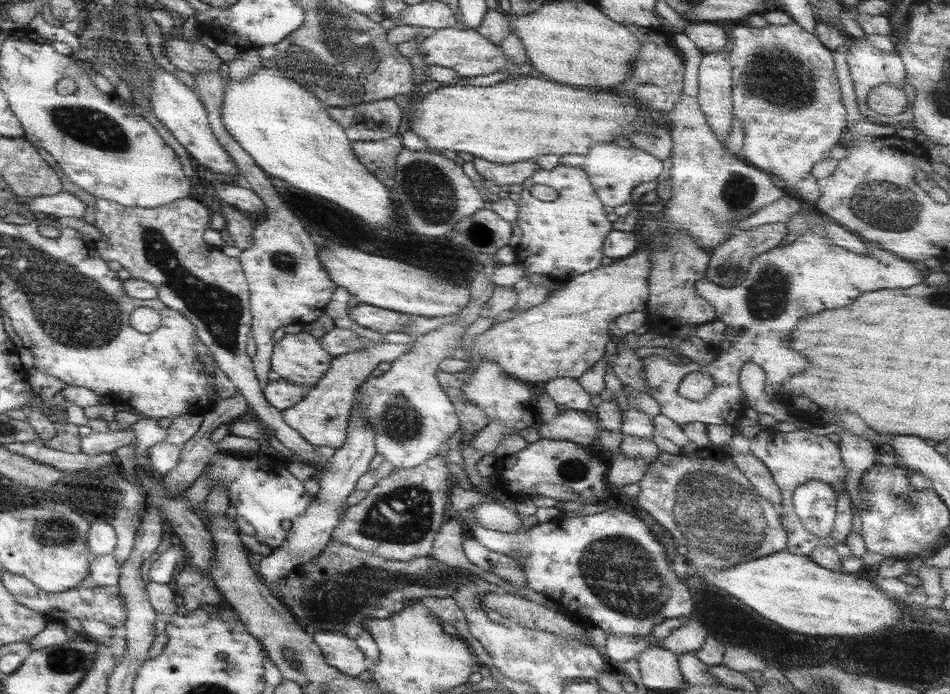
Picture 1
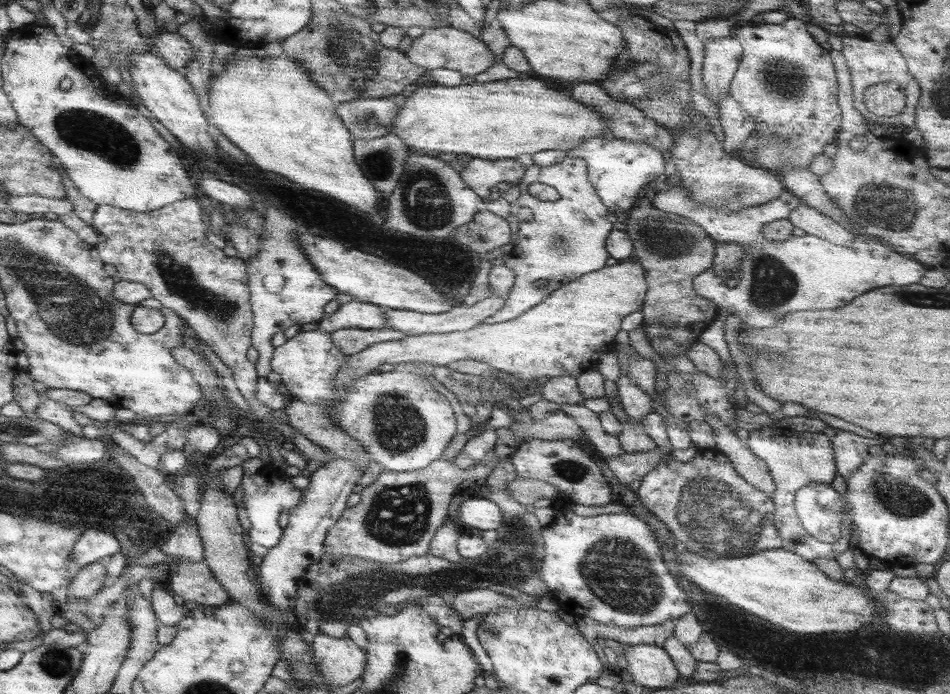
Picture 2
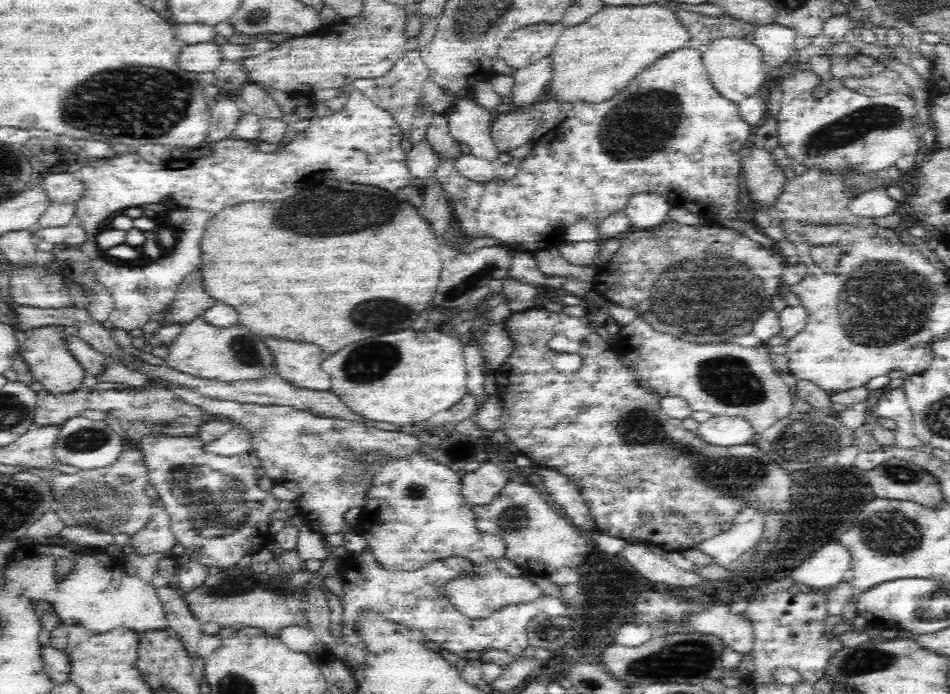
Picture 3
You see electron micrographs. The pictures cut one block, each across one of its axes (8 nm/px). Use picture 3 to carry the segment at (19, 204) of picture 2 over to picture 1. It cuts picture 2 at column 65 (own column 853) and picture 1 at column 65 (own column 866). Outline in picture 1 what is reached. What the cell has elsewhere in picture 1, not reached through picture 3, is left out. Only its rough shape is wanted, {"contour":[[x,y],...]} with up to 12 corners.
{"contour":[[72,193],[27,200],[32,212],[85,218],[89,206]]}

